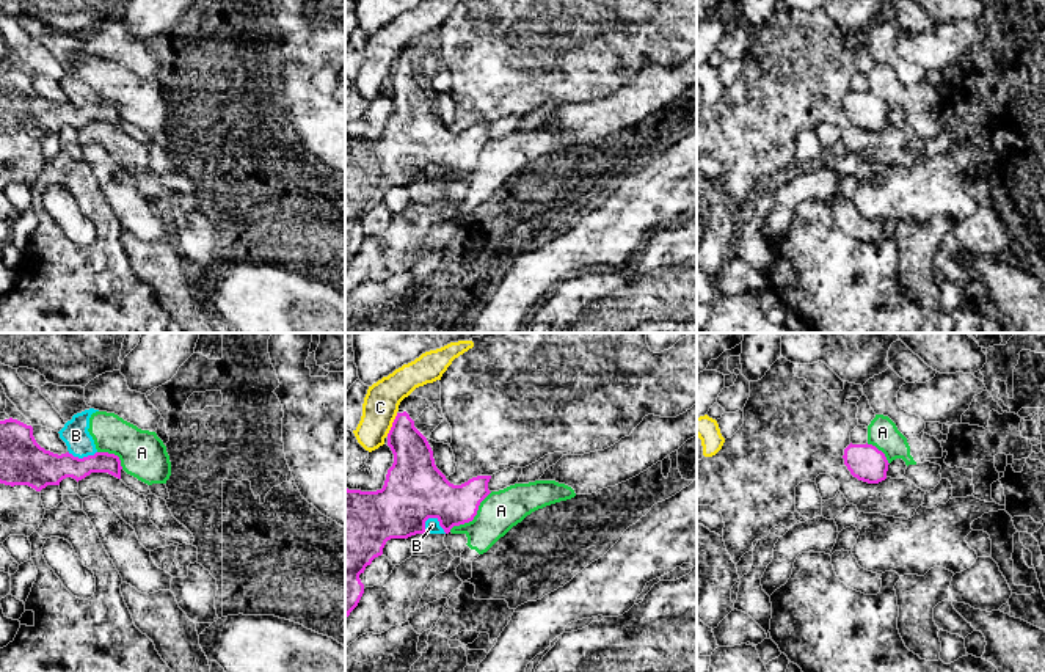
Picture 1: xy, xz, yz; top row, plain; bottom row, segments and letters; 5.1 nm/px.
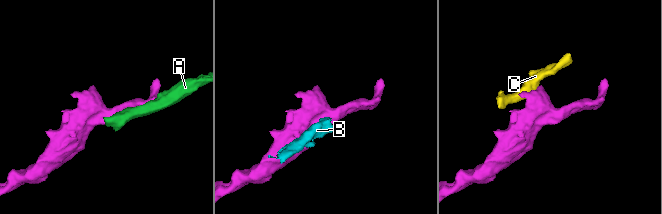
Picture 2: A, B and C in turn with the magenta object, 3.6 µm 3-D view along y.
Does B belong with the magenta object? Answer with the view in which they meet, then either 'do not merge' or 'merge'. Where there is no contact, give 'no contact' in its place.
meets magenta in xz; do not merge

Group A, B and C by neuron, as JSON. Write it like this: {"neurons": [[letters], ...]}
{"neurons": [["A", "B"], ["C"]]}

